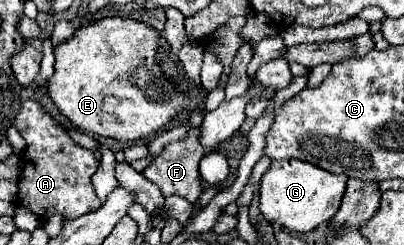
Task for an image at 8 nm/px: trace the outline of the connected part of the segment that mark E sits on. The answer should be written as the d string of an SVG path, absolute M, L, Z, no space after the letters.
M106 17L92 25L82 25L72 39L54 47L56 55L54 75L48 79L50 99L70 119L74 127L102 137L112 137L118 141L136 141L156 135L156 131L158 133L166 131L170 127L170 121L186 111L188 89L184 89L178 81L164 75L156 59L160 49L162 49L160 33L136 19Z

